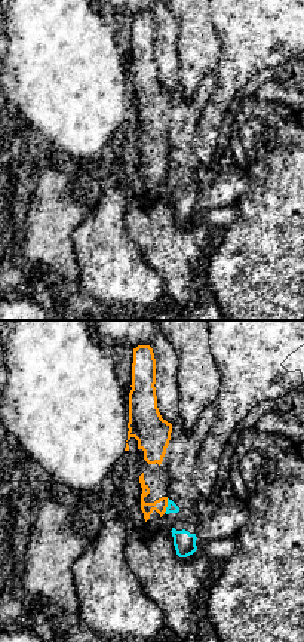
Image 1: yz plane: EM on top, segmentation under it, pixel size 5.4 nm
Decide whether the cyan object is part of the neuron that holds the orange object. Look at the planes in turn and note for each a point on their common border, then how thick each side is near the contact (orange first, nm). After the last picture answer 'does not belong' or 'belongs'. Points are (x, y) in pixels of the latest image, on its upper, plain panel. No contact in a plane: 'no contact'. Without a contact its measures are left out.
(166, 174) | 70/60 nm

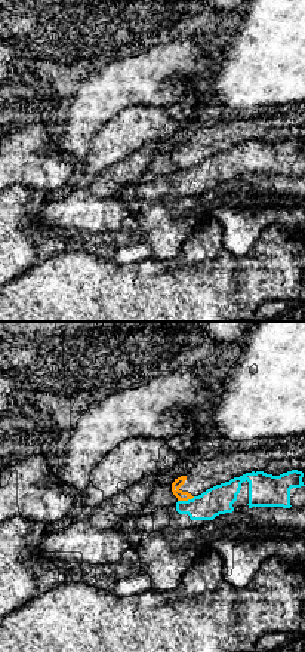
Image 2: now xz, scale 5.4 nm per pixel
(185, 168) | 50/160 nm

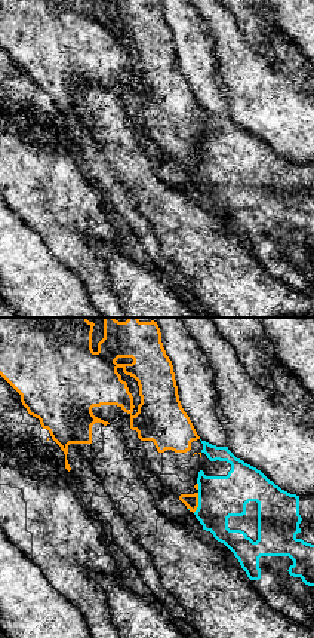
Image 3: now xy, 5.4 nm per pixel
(197, 171) | 80/240 nm

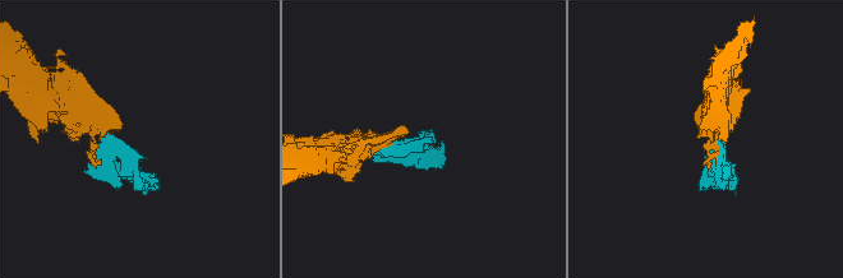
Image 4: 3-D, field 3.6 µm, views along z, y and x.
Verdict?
does not belong

